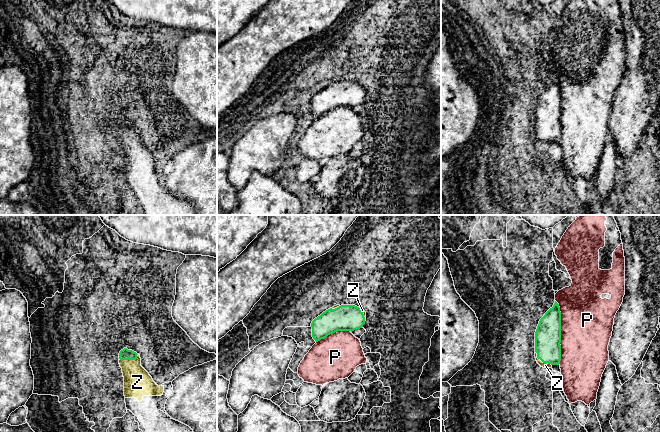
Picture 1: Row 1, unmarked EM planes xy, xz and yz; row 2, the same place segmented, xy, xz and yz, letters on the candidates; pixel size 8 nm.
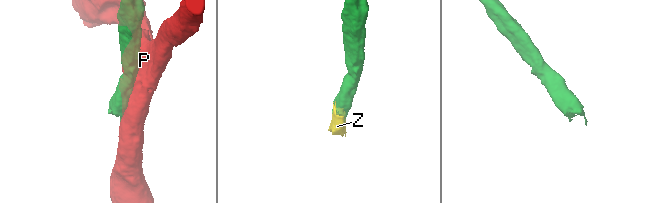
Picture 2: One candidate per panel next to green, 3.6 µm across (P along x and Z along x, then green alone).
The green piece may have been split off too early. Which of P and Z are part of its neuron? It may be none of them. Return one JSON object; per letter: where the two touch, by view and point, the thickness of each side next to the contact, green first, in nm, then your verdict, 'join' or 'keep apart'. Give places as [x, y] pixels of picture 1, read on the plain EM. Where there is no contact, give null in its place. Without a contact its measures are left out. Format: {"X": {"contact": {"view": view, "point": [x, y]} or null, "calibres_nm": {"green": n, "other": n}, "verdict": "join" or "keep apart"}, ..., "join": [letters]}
{"P": {"contact": {"view": "yz", "point": [560, 108]}, "calibres_nm": {"green": 200, "other": 420}, "verdict": "keep apart"}, "Z": {"contact": {"view": "xy", "point": [129, 135]}, "calibres_nm": {"green": 90, "other": 220}, "verdict": "join"}, "join": ["Z"]}

